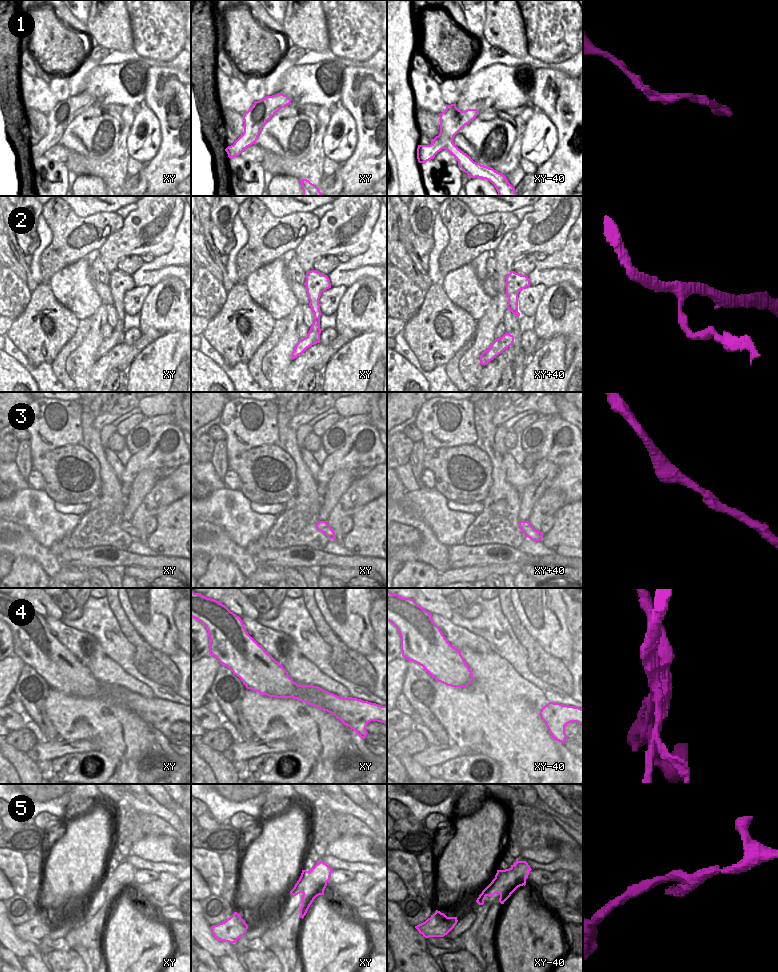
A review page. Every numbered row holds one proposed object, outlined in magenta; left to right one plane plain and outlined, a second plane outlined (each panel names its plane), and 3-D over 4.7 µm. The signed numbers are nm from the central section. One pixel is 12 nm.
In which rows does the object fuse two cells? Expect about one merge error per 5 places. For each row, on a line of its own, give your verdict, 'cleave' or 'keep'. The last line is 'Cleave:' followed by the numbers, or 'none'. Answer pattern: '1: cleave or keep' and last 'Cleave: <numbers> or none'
1: cleave
2: keep
3: keep
4: cleave
5: cleave
Cleave: 1, 4, 5

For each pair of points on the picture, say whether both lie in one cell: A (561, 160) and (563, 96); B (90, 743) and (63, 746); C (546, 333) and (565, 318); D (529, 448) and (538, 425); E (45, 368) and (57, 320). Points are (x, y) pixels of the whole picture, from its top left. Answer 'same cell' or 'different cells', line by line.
A: same cell
B: same cell
C: same cell
D: same cell
E: different cells

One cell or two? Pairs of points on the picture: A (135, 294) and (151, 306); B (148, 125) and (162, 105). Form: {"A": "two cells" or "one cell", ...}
{"A": "two cells", "B": "two cells"}

